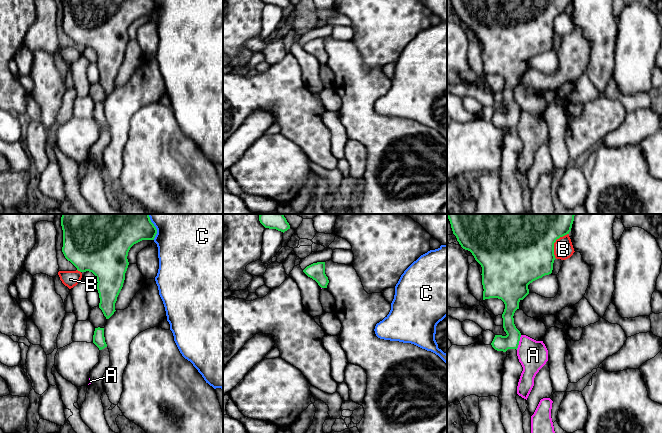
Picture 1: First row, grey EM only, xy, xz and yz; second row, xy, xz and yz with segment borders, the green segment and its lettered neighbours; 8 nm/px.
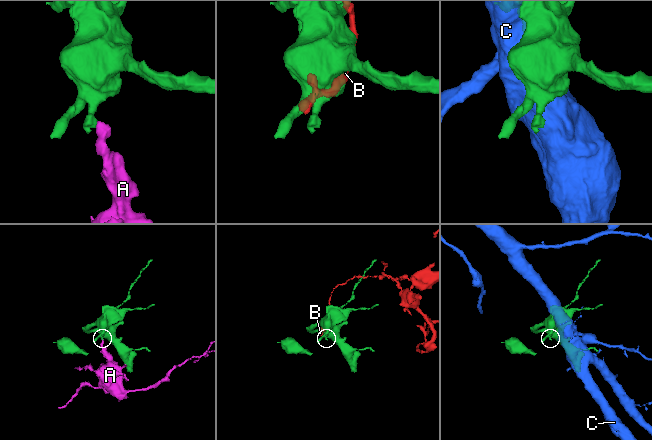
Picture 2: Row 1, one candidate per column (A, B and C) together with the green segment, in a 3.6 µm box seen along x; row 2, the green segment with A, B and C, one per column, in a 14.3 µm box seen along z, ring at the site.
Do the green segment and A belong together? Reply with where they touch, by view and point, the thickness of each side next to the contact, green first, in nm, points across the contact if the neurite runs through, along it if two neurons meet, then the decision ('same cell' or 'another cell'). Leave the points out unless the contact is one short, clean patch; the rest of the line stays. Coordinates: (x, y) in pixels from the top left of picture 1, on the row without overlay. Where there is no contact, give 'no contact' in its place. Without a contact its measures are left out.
meets green in yz at (518, 118); 130 nm thick on the green side, 240 nm on the other; border along yz (521, 111), (516, 125); another cell

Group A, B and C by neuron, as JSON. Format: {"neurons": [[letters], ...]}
{"neurons": [["A"], ["B"], ["C"]]}

